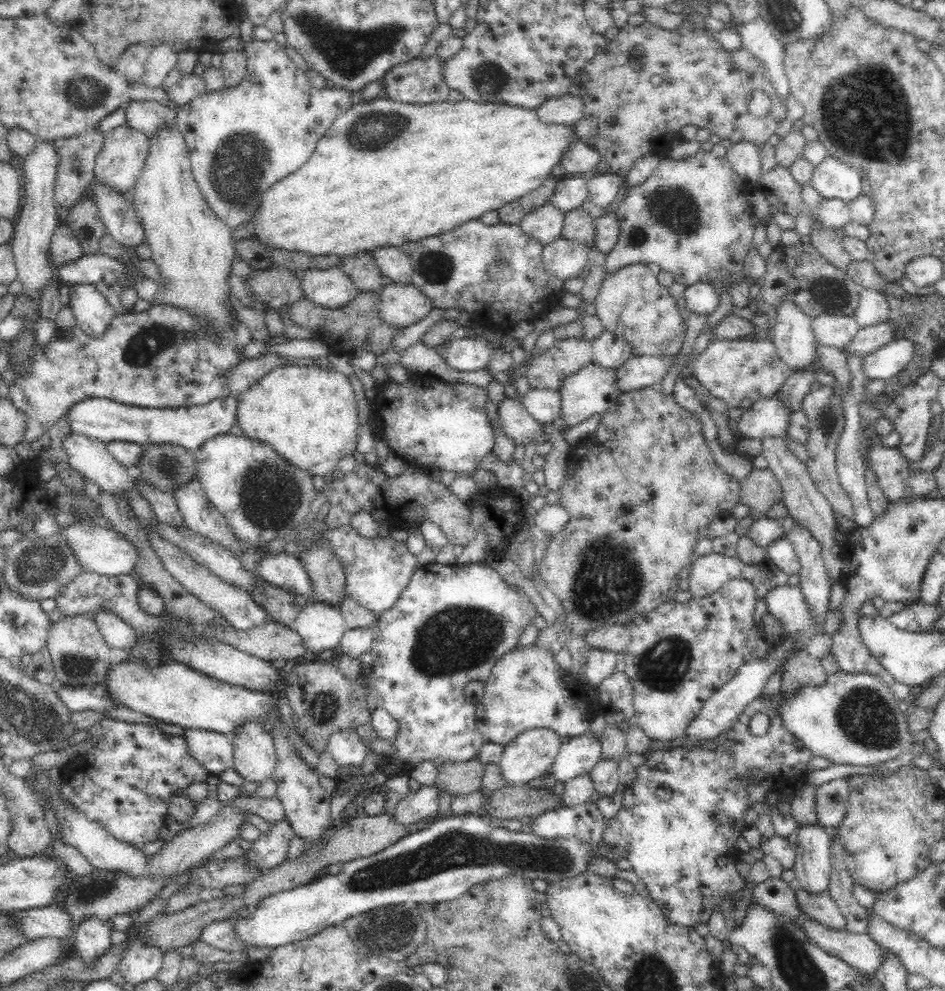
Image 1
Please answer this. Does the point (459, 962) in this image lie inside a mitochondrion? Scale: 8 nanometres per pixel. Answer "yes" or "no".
no

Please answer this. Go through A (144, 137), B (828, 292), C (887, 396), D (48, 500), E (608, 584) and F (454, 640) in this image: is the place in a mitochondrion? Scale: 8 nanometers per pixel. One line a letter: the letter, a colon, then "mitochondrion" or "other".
A: other
B: mitochondrion
C: other
D: other
E: mitochondrion
F: mitochondrion

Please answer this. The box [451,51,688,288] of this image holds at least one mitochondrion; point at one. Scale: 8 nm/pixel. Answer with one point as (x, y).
(487, 77)

